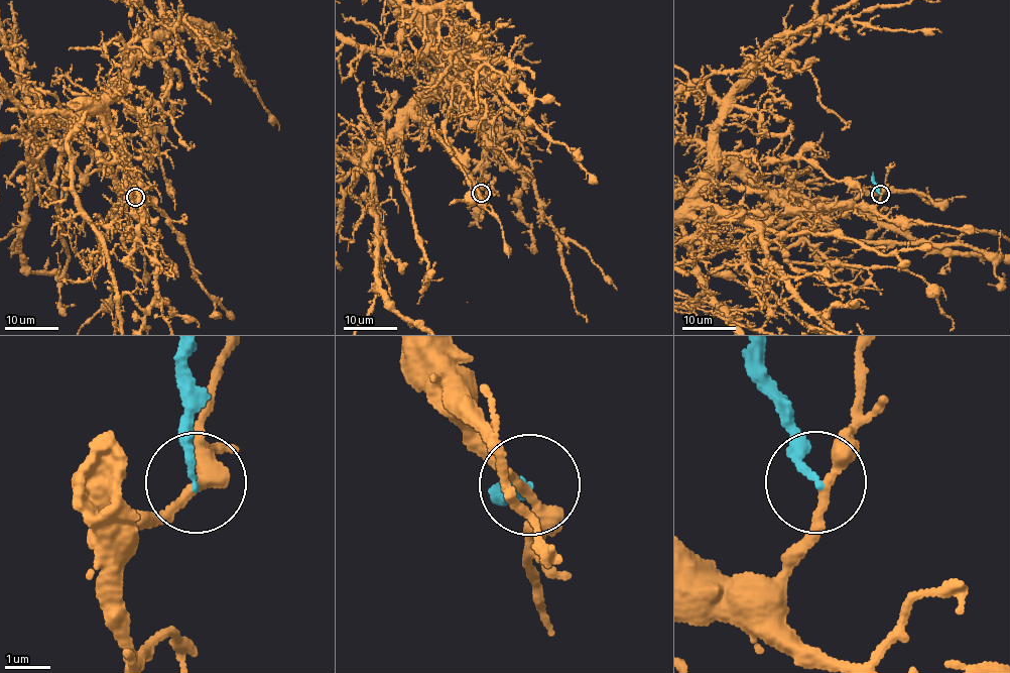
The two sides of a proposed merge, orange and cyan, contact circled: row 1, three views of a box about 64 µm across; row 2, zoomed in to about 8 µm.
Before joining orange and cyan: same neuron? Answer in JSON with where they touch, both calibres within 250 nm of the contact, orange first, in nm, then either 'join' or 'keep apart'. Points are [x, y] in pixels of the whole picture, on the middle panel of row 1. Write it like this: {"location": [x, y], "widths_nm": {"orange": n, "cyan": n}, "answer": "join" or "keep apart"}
{"location": [481, 193], "widths_nm": {"orange": 280, "cyan": 140}, "answer": "keep apart"}

